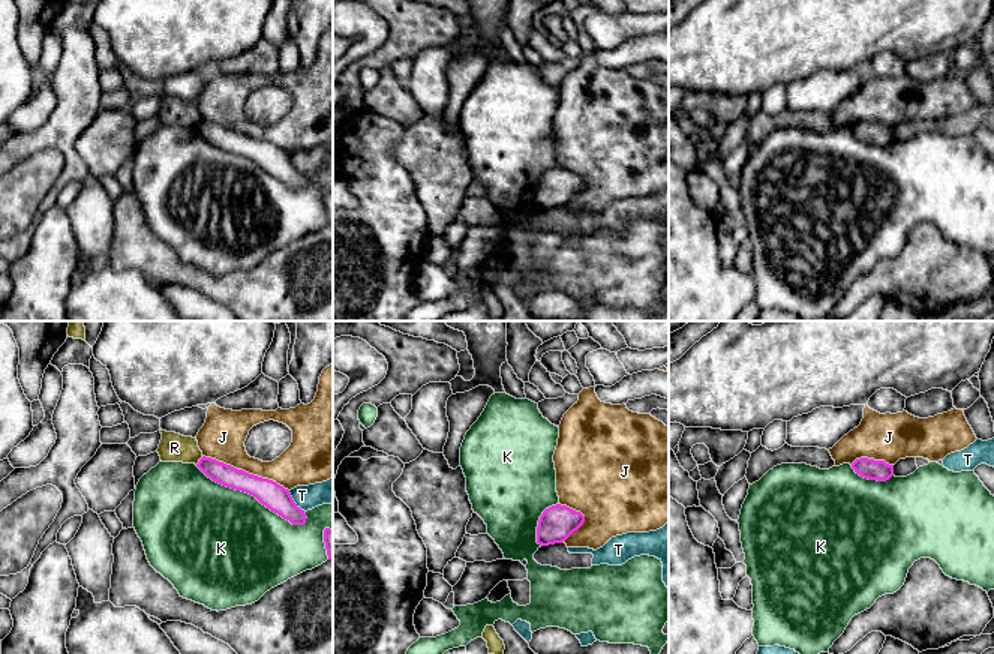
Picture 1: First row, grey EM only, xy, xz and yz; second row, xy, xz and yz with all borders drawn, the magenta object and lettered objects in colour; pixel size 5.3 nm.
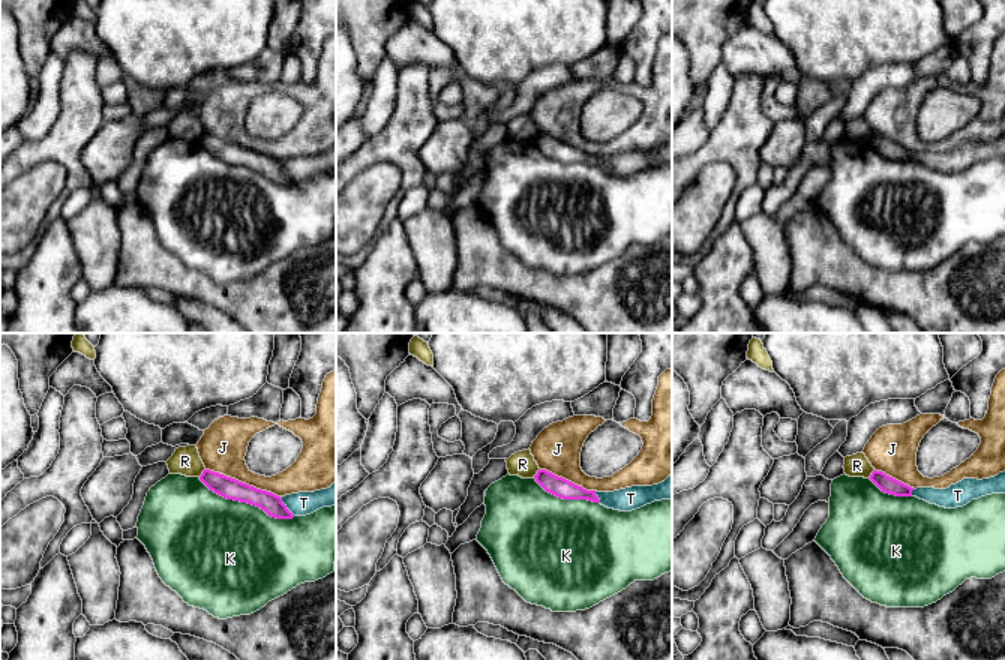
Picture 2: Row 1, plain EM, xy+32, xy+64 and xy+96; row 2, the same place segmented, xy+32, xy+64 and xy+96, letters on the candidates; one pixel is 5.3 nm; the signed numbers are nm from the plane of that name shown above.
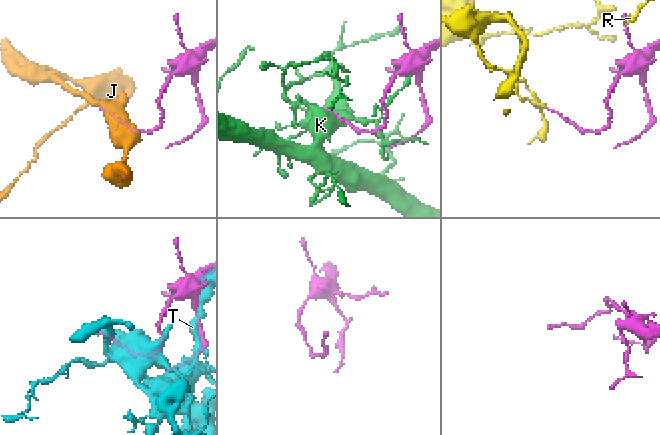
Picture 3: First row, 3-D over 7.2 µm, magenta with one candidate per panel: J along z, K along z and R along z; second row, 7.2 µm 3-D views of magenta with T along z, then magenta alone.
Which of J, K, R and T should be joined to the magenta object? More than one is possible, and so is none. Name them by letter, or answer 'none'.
none

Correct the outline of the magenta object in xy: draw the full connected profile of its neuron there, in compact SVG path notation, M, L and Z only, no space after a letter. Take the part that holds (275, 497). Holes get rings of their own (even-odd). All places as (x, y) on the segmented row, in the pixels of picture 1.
M202 456L196 466L213 482L246 492L262 506L277 513L292 525L304 525L306 513L292 500L288 489L273 480L249 474L231 465Z

